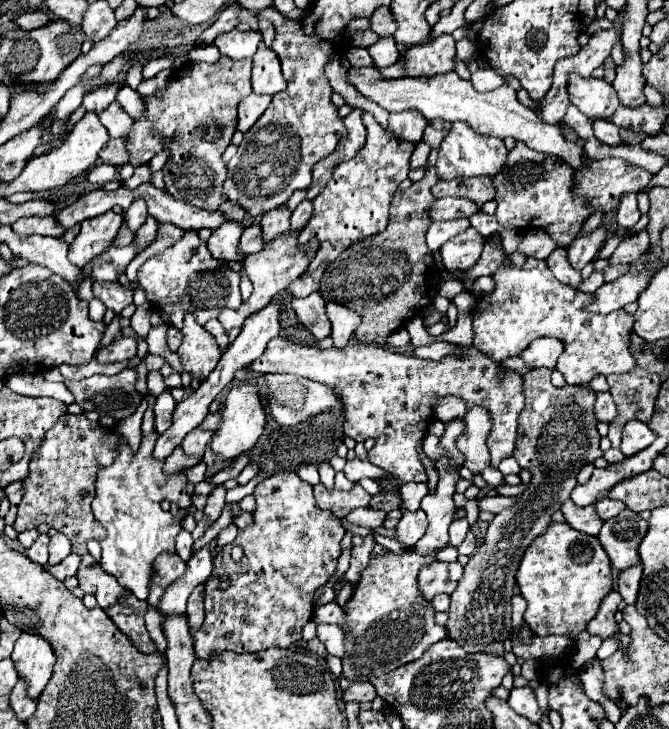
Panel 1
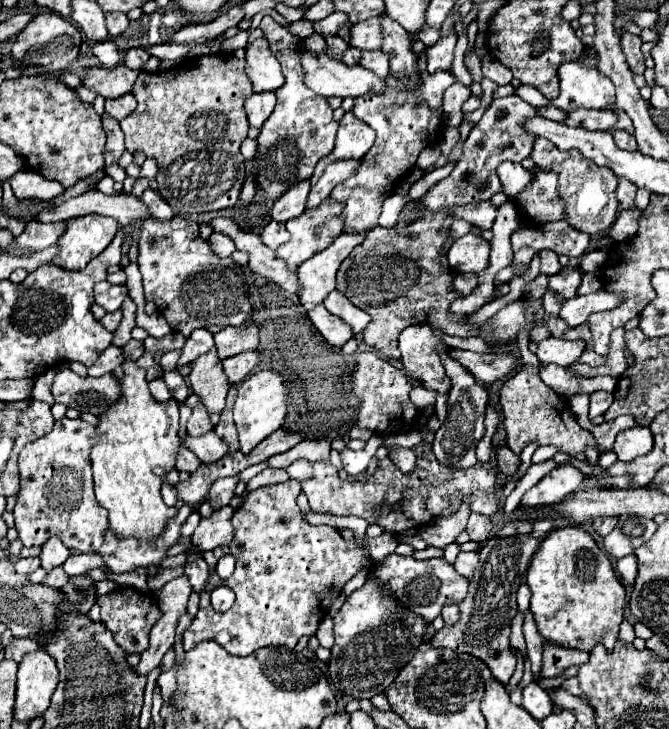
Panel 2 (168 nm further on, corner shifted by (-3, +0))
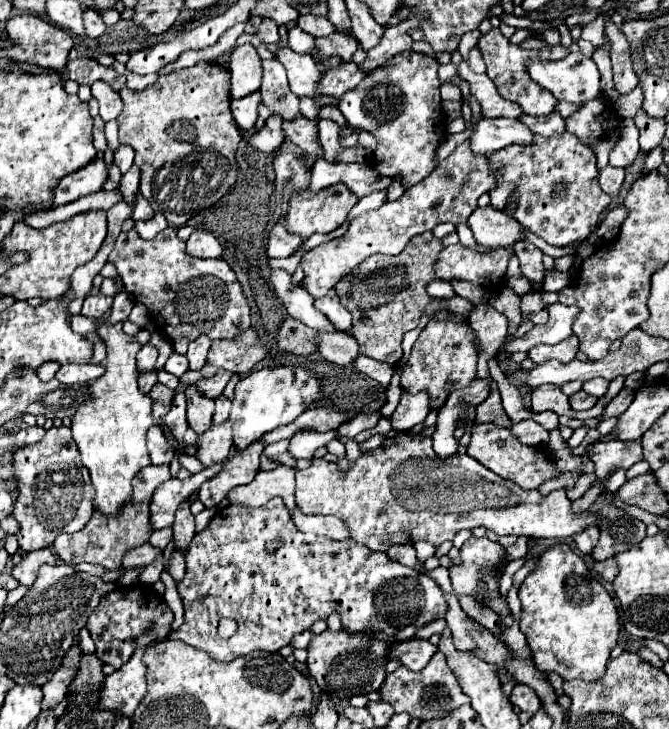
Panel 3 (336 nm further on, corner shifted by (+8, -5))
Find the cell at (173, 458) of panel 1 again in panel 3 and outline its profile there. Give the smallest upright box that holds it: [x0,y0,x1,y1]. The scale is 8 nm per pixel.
[196,421,232,467]

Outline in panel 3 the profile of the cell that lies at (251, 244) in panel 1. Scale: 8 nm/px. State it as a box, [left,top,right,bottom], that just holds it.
[268,225,302,257]

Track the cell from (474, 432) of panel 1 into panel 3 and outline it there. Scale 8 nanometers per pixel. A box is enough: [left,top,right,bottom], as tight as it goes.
[414,541,436,561]

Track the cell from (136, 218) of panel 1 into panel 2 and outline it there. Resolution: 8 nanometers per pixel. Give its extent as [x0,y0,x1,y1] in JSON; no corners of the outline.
[141,190,173,218]

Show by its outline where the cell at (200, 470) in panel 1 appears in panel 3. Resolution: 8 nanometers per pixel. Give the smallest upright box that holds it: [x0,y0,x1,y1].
[148,425,174,465]

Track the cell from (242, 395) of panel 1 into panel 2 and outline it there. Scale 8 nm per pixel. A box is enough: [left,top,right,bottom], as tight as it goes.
[233,370,287,454]

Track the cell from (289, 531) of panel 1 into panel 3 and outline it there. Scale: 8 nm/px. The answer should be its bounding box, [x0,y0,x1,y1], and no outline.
[168,497,448,661]

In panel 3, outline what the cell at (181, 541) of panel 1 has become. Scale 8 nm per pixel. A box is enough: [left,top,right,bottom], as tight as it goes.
[124,543,160,569]

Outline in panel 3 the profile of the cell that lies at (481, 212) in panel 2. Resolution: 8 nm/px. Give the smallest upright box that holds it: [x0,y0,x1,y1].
[468,205,526,247]

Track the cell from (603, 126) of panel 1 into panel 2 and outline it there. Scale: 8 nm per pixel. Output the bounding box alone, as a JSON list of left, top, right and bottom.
[613,130,637,150]

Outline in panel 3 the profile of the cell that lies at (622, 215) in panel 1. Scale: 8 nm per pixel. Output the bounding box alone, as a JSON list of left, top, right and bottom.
[600,165,624,197]

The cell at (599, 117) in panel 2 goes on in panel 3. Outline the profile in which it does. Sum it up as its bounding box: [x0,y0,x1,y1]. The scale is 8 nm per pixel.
[518,111,566,137]

